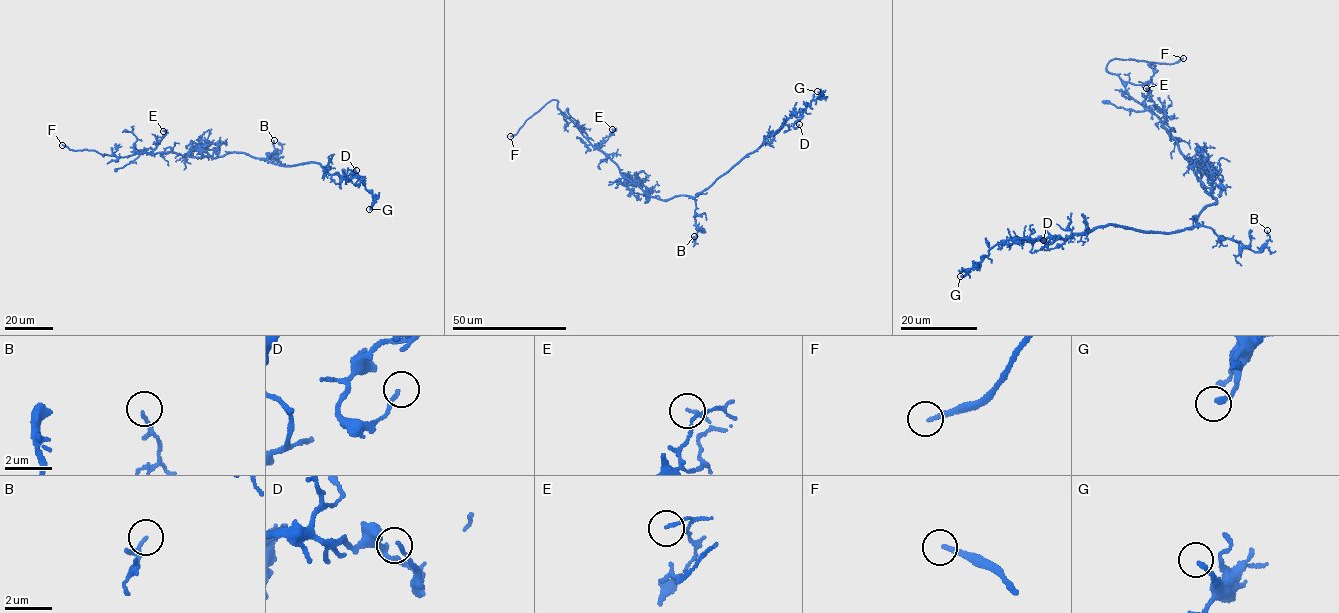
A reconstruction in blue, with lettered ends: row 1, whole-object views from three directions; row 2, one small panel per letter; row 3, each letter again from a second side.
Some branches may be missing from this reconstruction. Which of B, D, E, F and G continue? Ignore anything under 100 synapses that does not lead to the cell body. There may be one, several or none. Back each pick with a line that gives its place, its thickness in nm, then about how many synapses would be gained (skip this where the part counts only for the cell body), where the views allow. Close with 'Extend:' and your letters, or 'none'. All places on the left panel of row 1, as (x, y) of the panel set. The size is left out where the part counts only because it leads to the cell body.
F: (62, 145) | 180 nm
Extend: F

